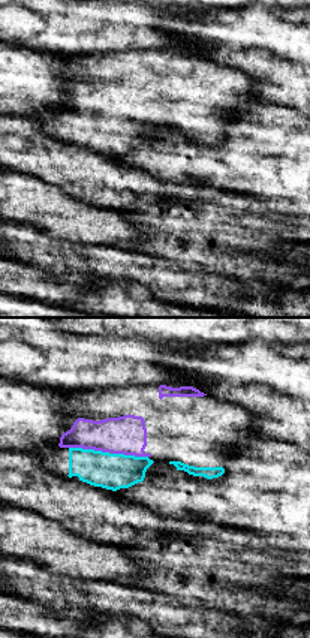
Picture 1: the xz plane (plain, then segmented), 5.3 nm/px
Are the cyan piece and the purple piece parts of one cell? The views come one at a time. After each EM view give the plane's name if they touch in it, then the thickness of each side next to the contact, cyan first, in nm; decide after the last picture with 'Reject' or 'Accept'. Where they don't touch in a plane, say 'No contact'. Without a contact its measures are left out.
Touches cyan in xz. Thickness 190 nm (cyan) against 220 nm

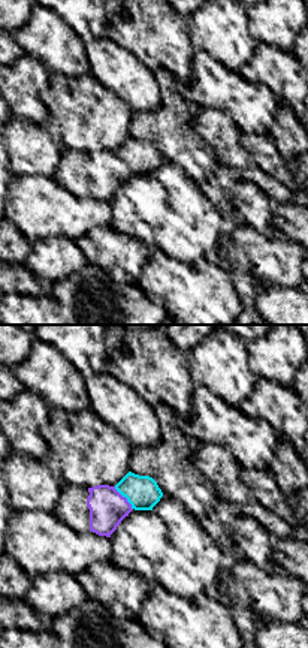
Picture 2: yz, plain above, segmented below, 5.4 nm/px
Touches cyan in yz. Thickness 180 nm (cyan) against 200 nm

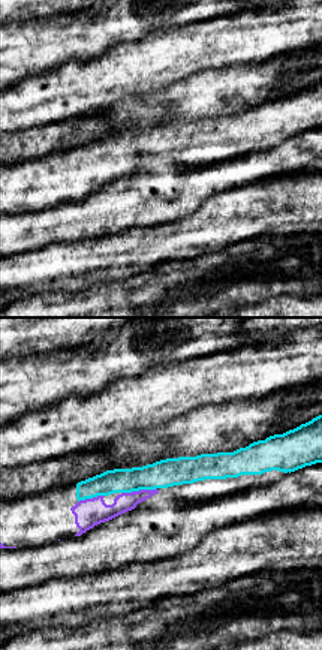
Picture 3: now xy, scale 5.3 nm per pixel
Touches cyan in xy. Thickness 150 nm (cyan) against 120 nm

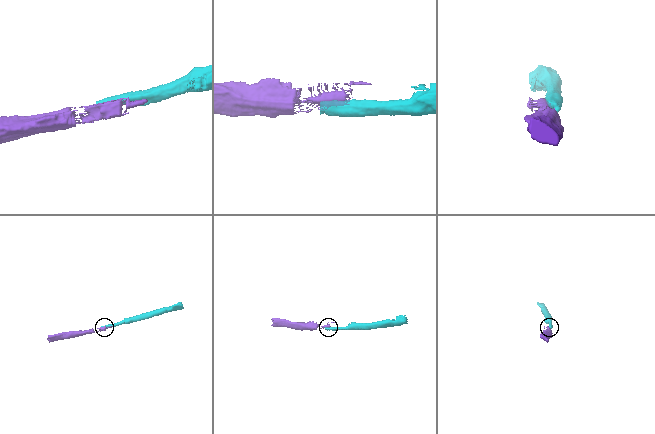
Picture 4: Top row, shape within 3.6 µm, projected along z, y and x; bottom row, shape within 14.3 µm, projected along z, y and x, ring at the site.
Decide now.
Accept

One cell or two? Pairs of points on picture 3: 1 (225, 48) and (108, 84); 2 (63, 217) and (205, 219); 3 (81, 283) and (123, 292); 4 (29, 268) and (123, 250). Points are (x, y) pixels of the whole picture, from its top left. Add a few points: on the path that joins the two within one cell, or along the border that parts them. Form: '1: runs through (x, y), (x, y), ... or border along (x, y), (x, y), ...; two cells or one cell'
1: runs through (196, 48), (137, 68); one cell
2: border along (208, 196), (183, 217), (158, 225); two cells
3: border along (126, 277), (78, 291), (57, 291); two cells
4: border along (72, 243), (68, 273), (41, 282); two cells

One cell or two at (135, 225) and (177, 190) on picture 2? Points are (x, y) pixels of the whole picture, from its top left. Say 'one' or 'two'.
one

